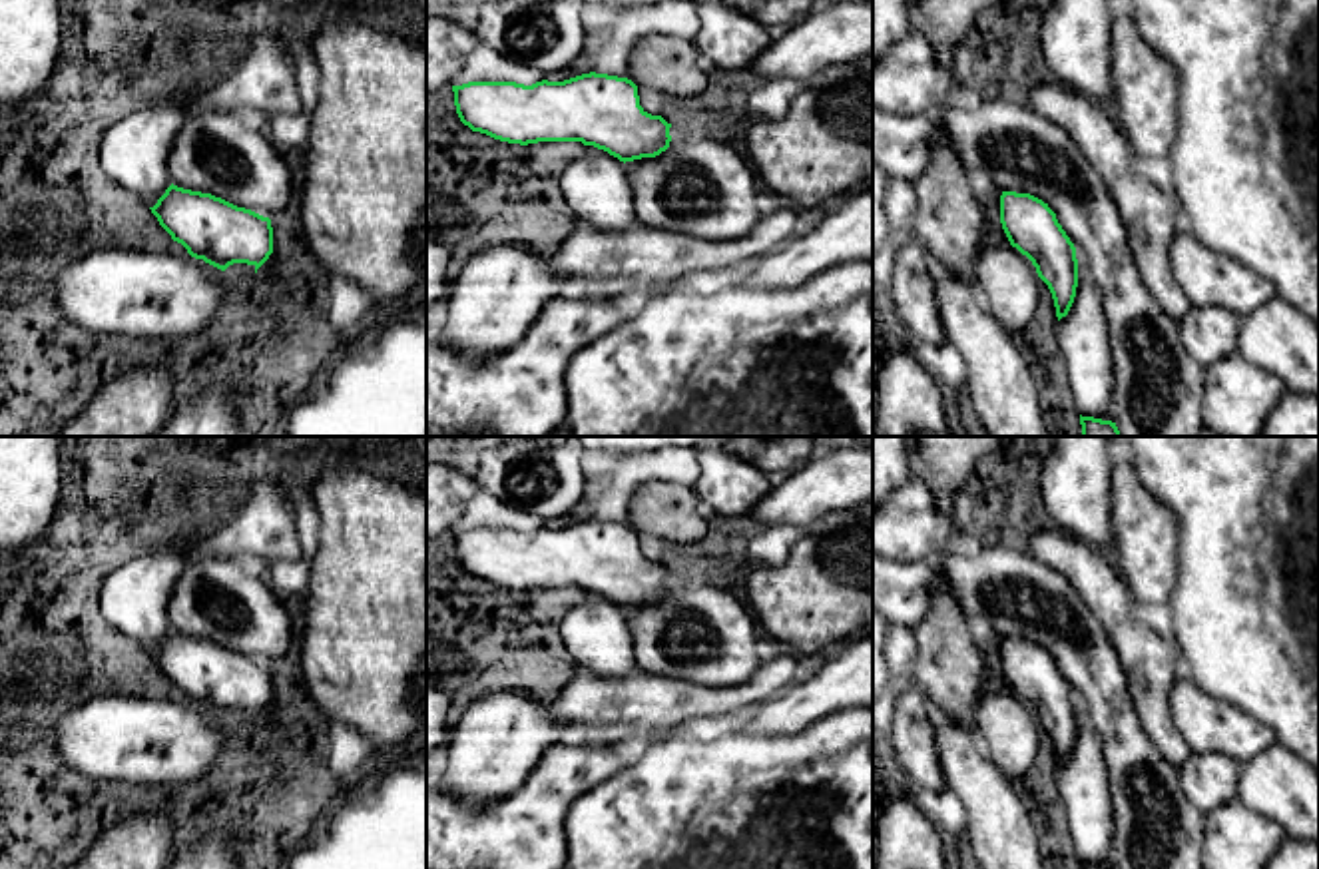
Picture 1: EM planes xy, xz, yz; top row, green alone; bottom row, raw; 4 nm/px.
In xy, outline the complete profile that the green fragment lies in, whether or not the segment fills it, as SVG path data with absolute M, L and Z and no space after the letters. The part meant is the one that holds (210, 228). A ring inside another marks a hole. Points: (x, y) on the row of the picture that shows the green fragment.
M169 185L151 213L195 259L225 271L233 263L257 269L273 253L271 219L211 193Z

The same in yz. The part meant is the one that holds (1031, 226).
M1002 191L1000 223L1012 247L1026 255L1048 285L1058 321L1068 315L1078 287L1076 247L1042 199Z

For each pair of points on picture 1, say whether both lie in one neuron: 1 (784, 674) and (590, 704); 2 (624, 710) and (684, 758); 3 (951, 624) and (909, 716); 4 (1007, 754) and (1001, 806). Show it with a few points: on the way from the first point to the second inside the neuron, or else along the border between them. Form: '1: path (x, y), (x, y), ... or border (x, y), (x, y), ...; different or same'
1: path (736, 698), (638, 704); same
2: border (676, 728), (656, 740); different
3: path (945, 646), (945, 676), (927, 694); same
4: border (979, 734), (983, 752), (1015, 782); different

